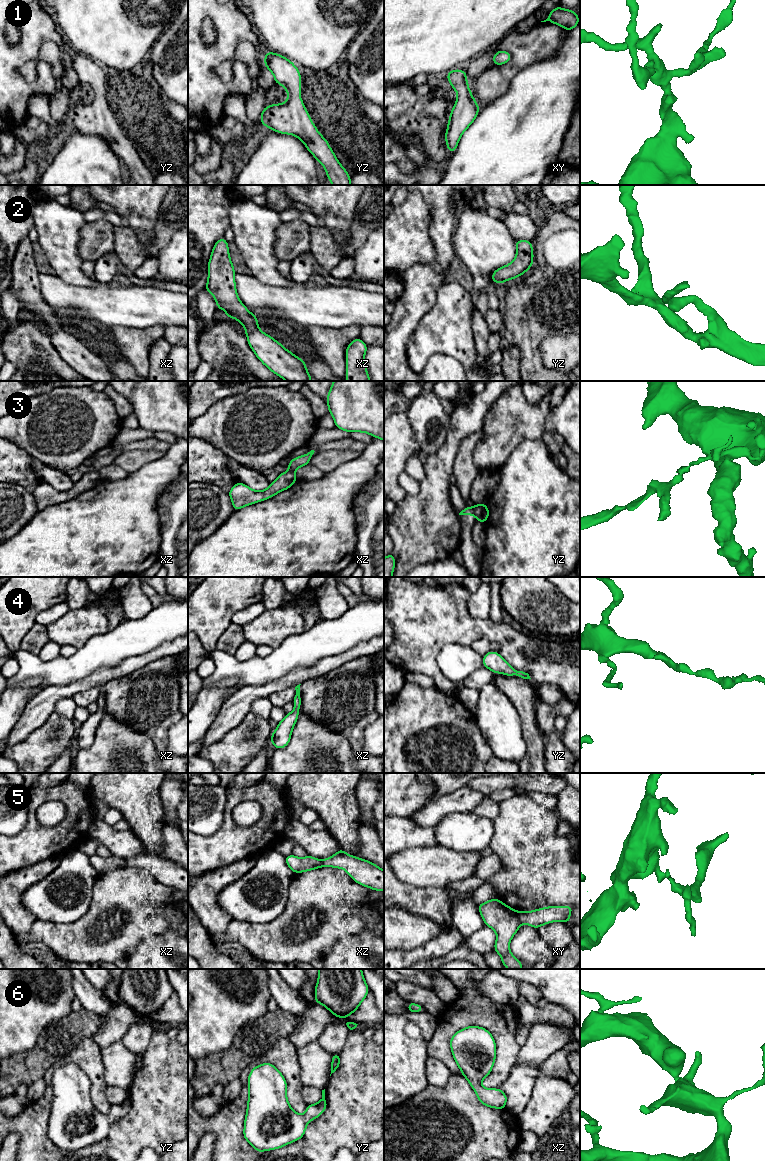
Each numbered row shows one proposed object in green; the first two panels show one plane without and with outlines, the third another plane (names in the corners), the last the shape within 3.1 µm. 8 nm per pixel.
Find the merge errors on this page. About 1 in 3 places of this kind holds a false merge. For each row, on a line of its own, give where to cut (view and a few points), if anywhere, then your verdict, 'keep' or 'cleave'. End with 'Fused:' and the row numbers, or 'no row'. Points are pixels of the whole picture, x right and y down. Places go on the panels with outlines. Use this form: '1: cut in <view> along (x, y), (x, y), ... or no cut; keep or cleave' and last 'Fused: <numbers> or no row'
1: no cut; keep
2: no cut; keep
3: cut in yz along (472, 508), (474, 514); cleave
4: no cut; keep
5: cut in xy along (516, 912), (516, 916), (521, 923); cleave
6: no cut; keep
Fused: 3, 5

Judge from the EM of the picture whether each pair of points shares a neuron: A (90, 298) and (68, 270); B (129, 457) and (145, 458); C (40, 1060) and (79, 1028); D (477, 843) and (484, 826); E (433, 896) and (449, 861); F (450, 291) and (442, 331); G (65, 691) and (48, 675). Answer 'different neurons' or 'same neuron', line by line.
A: different neurons
B: same neuron
C: same neuron
D: same neuron
E: different neurons
F: same neuron
G: different neurons

